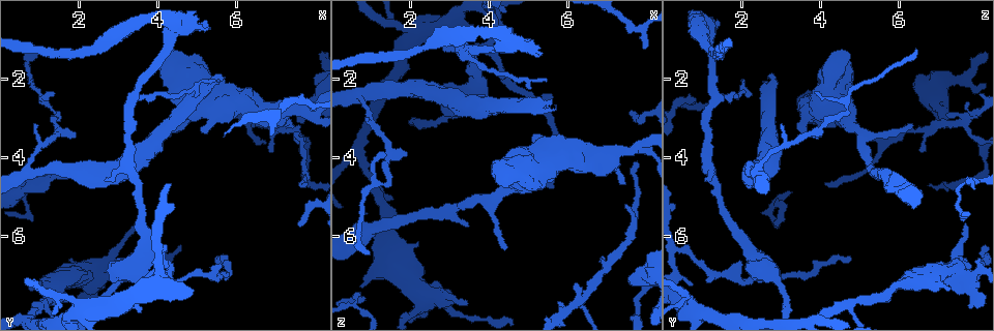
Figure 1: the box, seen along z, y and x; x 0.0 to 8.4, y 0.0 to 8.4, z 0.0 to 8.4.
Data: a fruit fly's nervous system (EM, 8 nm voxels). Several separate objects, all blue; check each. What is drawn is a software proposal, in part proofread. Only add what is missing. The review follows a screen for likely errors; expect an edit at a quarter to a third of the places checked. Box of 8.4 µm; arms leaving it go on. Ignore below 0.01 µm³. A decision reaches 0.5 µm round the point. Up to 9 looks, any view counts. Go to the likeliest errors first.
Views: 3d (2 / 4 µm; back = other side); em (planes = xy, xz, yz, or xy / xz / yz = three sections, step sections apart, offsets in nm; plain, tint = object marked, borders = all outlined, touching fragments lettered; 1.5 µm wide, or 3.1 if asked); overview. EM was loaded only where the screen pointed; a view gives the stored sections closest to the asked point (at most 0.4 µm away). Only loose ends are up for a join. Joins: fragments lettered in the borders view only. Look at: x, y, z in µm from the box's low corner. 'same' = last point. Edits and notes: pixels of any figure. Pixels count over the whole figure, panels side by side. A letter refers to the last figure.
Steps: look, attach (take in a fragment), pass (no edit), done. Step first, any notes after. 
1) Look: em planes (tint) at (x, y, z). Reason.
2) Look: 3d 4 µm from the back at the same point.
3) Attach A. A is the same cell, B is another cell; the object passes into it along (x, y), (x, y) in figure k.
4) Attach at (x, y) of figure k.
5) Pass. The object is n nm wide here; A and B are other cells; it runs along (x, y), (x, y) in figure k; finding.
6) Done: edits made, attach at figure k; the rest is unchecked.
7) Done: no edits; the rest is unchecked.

Look: em xy step 8 (tint) at (5.70, 2.00, 2.80). Branch stops here.

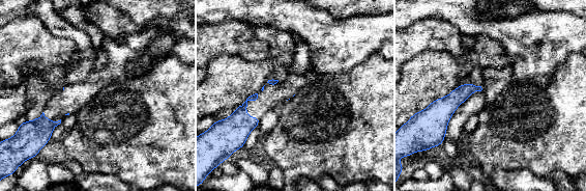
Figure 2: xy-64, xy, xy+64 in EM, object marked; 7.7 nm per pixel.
Look: em yz step 4 (borders) at the same point. Another direction.

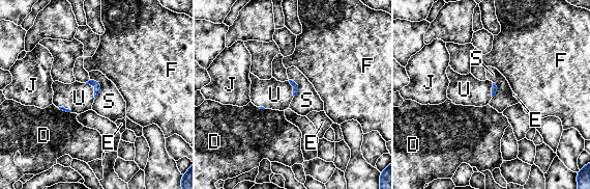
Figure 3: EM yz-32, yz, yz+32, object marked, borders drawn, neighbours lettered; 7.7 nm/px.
Attach U. U is the same cell, D, E, F, J and S are other cells; the object passes into it along (95, 84), (94, 88), (79, 98) in figure 3; it goes on there.

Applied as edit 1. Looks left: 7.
Look: em xz step 8 (tint) at (5.40, 0.65, 1.40).

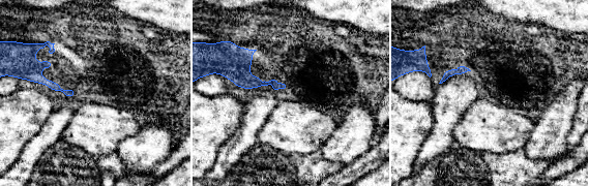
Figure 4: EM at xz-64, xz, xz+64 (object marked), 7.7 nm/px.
Look: em planes (borders) at the same point. Cut it another way.

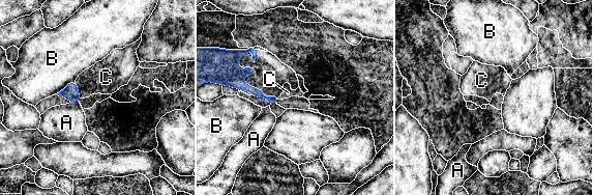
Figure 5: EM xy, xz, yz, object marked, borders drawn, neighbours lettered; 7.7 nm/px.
Attach C. C is the same cell, A and B are other cells; the neuron continues.

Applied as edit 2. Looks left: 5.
Look: overview. Redraw.

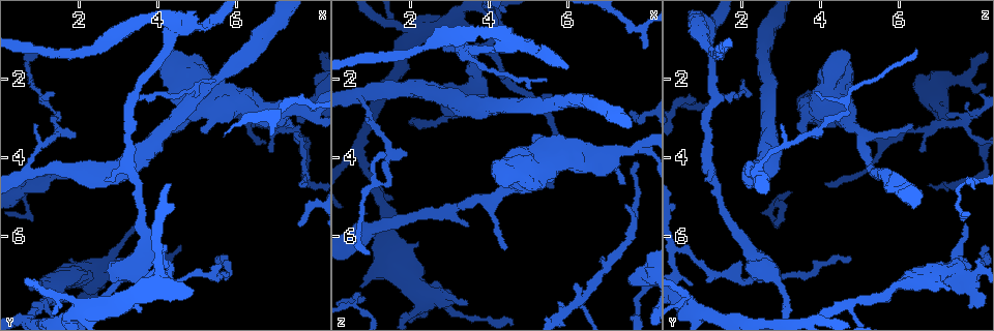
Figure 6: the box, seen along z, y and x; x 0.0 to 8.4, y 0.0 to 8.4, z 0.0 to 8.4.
Look: 3d 4 µm at (7.65, 3.15, 7.15). An open end.

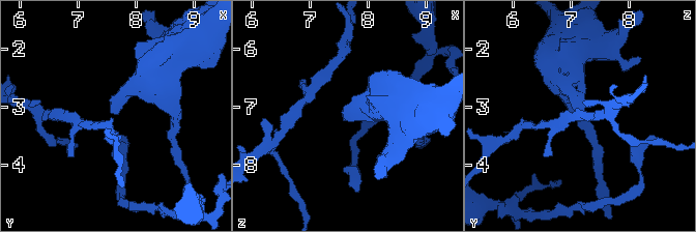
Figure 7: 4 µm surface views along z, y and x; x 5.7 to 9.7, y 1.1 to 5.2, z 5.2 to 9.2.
Look: em planes (borders) at (7.65, 3.10, 7.15). Shape alone is not enough.

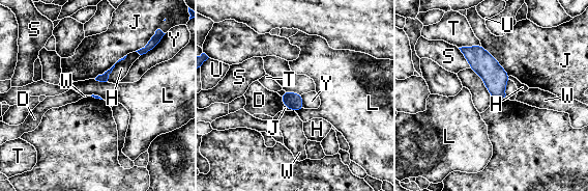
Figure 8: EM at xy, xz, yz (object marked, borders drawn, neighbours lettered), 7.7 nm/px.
Pass. D, H, J, L, S, T, U, W and Y are other cells; it runs along (464, 49), (495, 79), (502, 99) in figure 8; no lettered fragment goes on from it.

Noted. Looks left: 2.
Look: 3d 4 µm at (7.70, 4.65, 4.15). Thin end.

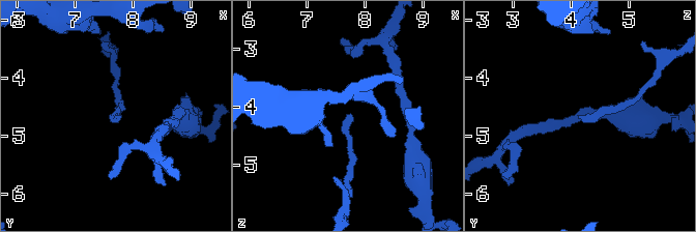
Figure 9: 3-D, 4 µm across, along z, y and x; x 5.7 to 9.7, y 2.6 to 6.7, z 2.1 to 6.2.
Look: em planes (borders) at (7.70, 4.65, 4.05). Now the EM.

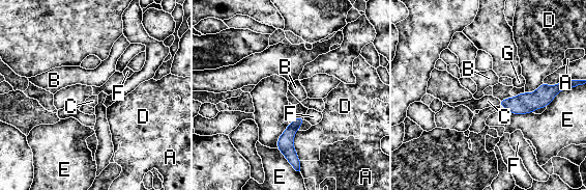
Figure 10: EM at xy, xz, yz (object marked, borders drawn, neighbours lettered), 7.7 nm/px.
Attach C. C is the same cell, A, B, D, E, F and G are other cells; the object passes into it along (524, 103), (499, 103), (488, 101) in figure 10; the neuron continues.

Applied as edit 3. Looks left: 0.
Done: edits made, attach at figure 3, attach at figure 5, attach at figure 10; the rest is unchecked.

